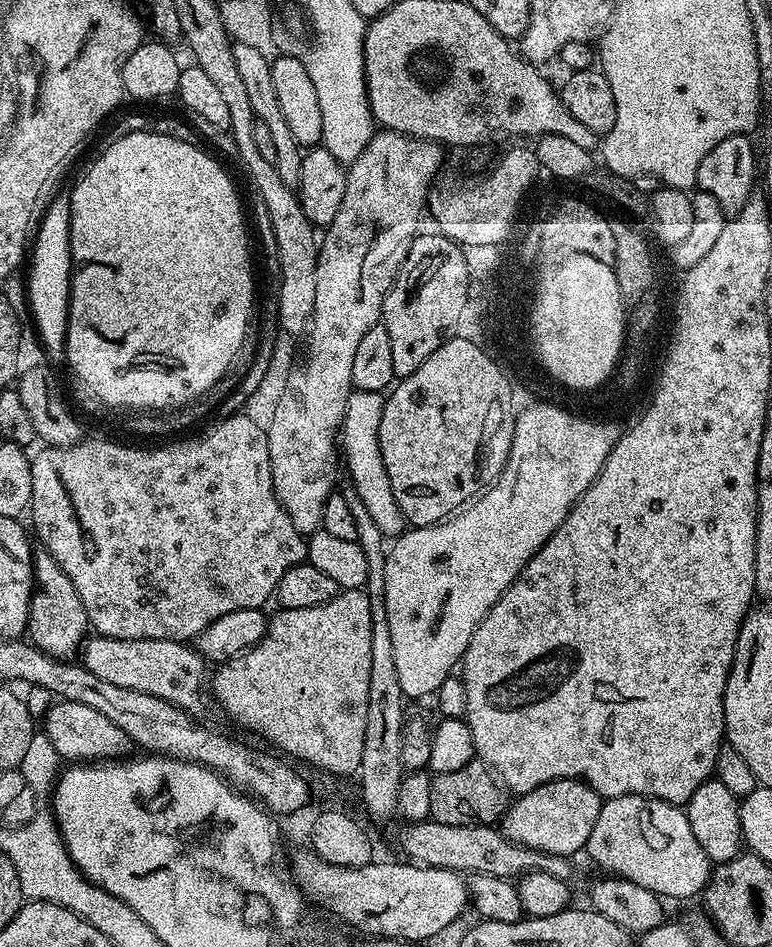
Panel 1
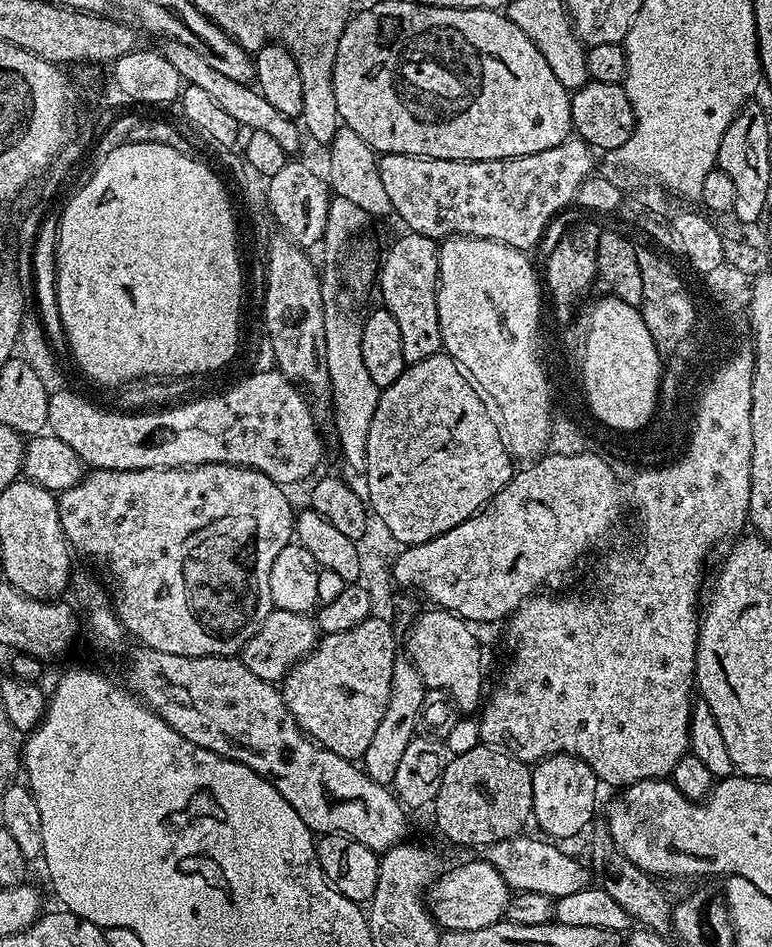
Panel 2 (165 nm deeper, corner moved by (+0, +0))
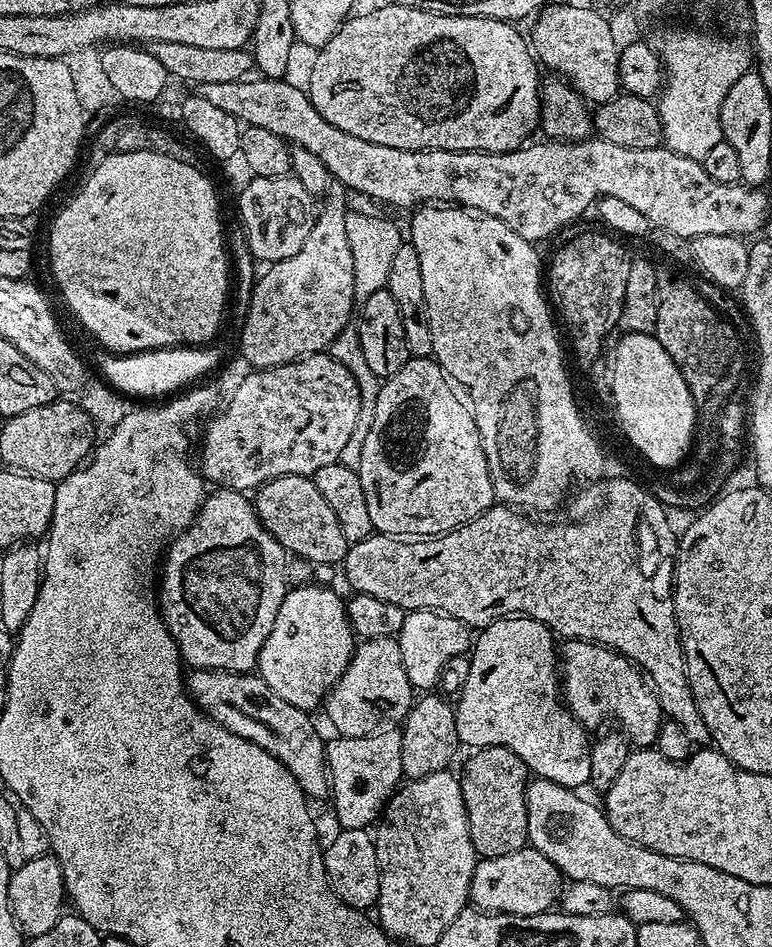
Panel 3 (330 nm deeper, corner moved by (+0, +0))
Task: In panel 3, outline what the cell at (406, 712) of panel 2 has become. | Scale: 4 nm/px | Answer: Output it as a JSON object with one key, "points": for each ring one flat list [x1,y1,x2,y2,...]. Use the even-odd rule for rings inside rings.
{"points":[[385,728,362,738,336,738,326,748,330,801,341,829,368,828,405,779,402,770,402,731]]}

